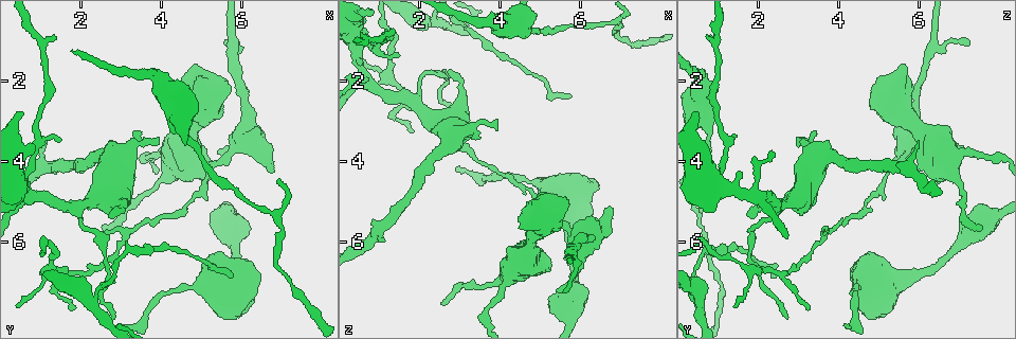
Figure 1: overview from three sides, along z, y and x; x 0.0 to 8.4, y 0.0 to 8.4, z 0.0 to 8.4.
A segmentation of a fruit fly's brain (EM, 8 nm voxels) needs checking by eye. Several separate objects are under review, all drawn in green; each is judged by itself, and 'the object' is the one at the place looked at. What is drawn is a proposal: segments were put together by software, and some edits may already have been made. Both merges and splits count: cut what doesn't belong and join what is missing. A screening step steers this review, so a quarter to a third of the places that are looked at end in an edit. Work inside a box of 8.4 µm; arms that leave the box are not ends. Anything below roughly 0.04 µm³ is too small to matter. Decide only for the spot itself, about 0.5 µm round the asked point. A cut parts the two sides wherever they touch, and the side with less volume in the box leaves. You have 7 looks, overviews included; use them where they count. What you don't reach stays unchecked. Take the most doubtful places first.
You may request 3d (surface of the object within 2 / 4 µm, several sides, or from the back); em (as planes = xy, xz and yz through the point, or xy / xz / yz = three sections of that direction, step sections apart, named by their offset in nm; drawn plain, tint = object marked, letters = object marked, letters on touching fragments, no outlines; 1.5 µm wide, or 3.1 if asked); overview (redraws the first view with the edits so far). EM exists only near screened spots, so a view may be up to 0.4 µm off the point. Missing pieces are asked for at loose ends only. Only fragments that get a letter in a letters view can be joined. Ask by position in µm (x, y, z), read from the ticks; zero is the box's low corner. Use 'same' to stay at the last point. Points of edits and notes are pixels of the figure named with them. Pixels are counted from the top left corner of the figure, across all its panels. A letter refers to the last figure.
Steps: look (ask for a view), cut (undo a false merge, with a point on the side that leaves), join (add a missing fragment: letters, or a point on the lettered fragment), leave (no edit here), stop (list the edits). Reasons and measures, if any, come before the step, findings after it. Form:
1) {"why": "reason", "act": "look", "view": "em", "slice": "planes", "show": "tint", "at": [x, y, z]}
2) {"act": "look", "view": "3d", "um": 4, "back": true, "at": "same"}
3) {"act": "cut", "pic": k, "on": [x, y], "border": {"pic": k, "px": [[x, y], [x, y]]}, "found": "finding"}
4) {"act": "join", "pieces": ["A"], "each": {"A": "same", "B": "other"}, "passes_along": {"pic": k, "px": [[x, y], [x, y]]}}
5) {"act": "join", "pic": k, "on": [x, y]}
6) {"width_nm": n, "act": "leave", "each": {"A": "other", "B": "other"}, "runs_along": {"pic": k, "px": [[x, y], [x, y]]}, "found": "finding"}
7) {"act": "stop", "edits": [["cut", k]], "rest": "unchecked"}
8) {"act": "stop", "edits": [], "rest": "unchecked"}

{"why": "branch stops here", "act": "look", "view": "3d", "um": 2, "at": [6.80, 4.25, 5.20]}

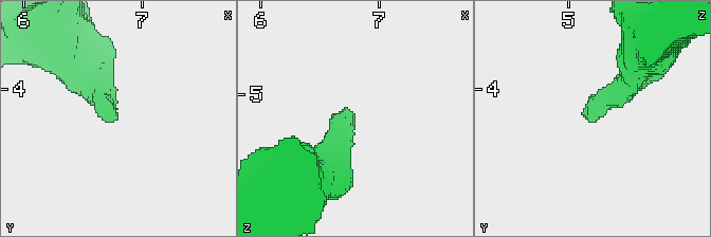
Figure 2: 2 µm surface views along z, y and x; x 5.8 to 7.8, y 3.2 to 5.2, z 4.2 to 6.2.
{"why": "now the EM", "act": "look", "view": "em", "slice": "xy", "step": 4, "show": "letters", "at": [6.80, 4.24, 5.18]}

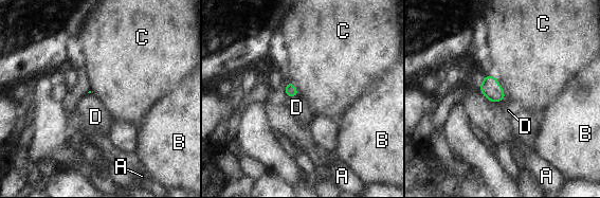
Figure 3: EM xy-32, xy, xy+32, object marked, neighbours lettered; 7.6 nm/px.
{"act": "look", "view": "em", "slice": "planes", "show": "letters", "at": "same"}

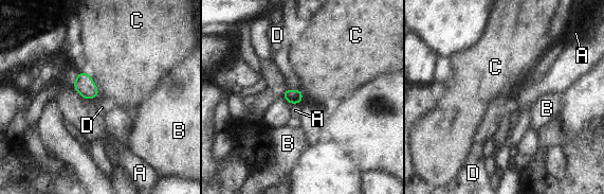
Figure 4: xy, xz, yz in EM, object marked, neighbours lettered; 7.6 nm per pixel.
{"act": "leave", "each": {"A": "other", "B": "other", "C": "other", "D": "other"}, "border": {"pic": 4, "px": [[86, 71], [99, 94]]}, "found": "none of them fits"}

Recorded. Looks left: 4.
{"why": "tapers out", "act": "look", "view": "em", "slice": "planes", "show": "tint", "at": [1.45, 3.50, 1.35]}

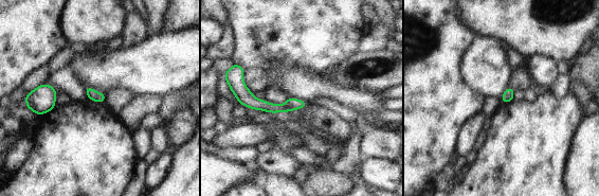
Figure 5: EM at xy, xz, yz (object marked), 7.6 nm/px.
{"act": "look", "view": "em", "slice": "planes", "show": "letters", "at": "same"}

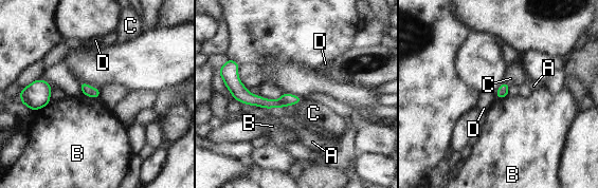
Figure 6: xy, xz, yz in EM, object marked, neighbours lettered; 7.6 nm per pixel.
{"act": "leave", "each": {"A": "other", "B": "other", "C": "other", "D": "other"}, "runs_along": {"pic": 6, "px": [[234, 88], [261, 102], [297, 99]]}, "found": "no lettered fragment goes on from it"}

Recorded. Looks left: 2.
{"why": "thick turns thin", "act": "look", "view": "em", "um": 3.1, "slice": "yz", "step": 16, "show": "tint", "at": [5.75, 5.95, 7.05]}

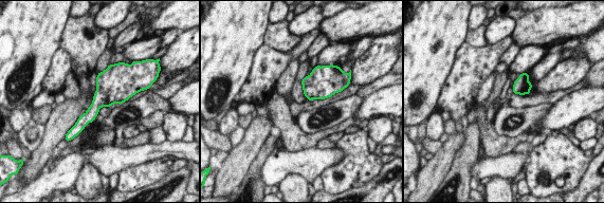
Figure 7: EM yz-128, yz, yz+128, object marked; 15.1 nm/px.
{"act": "look", "view": "em", "um": 3.1, "slice": "planes", "show": "letters", "at": "same"}

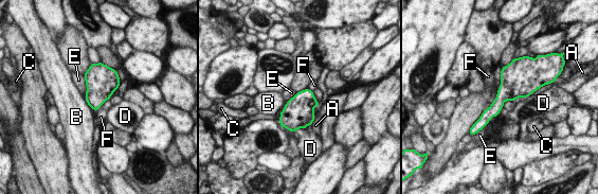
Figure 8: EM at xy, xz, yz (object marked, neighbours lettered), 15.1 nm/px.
{"width_nm": 240, "act": "leave", "each": {"A": "other", "B": "other", "C": "other", "D": "other", "E": "other", "F": "other"}, "border": {"pic": 8, "px": [[83, 76], [86, 83], [86, 95]]}, "found": "continuous, no second neuron"}

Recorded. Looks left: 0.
{"act": "stop", "edits": [], "rest": "unchecked"}

